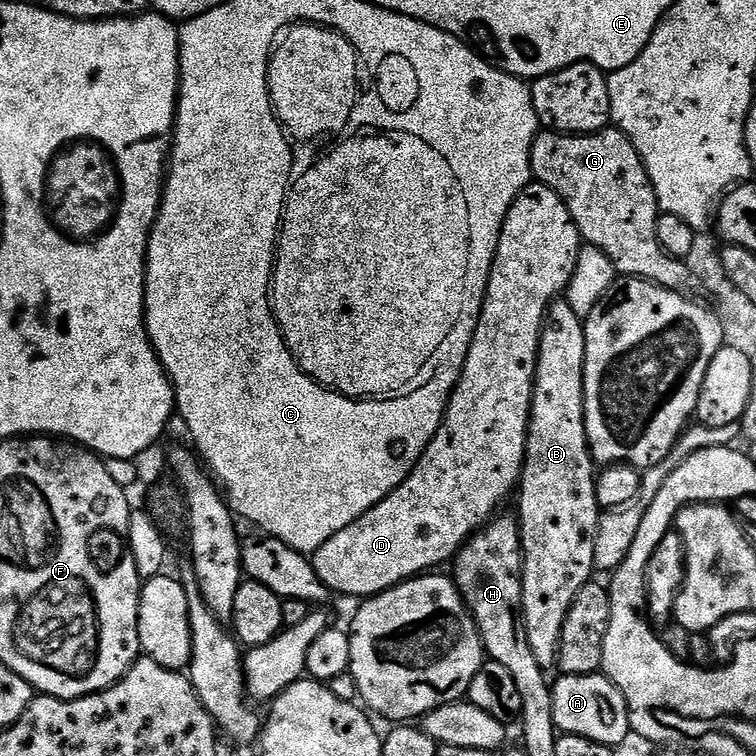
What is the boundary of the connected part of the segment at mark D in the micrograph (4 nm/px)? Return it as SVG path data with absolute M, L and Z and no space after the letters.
M539 182L527 184L518 194L516 201L510 206L510 210L504 219L502 234L496 247L496 256L492 259L492 271L488 273L488 289L484 295L484 304L480 308L480 317L476 323L474 338L470 342L466 366L462 370L458 386L452 392L448 409L444 412L444 420L440 423L440 429L437 430L434 438L426 446L426 450L420 455L420 460L414 466L412 473L385 500L378 502L369 512L362 514L362 518L358 518L350 526L346 526L346 530L338 530L338 534L334 534L334 538L325 542L311 557L318 578L322 578L322 582L328 588L329 593L341 592L344 596L360 596L359 598L377 596L378 593L390 590L395 584L400 584L403 580L411 580L413 576L428 574L439 569L436 567L439 564L446 563L447 560L449 563L459 552L461 546L497 515L498 509L496 507L511 492L513 495L517 491L520 471L524 468L528 419L532 413L532 387L536 384L536 359L538 359L538 350L540 349L540 331L544 329L544 321L552 301L561 299L567 293L568 286L574 278L574 270L578 266L581 247L580 231L576 223L572 221L572 215L566 206L566 202L562 202L562 198L554 190L550 190L550 186Z

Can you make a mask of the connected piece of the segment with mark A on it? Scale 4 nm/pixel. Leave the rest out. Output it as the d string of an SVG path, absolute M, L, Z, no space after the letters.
M603 674L590 676L561 675L560 681L552 684L554 722L561 733L581 736L596 744L617 746L630 736L626 698Z

